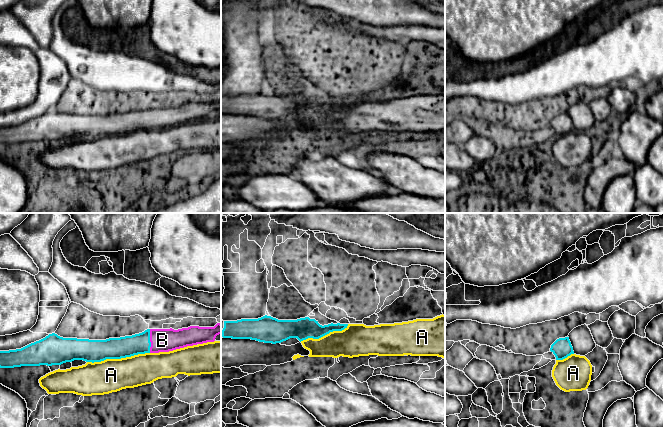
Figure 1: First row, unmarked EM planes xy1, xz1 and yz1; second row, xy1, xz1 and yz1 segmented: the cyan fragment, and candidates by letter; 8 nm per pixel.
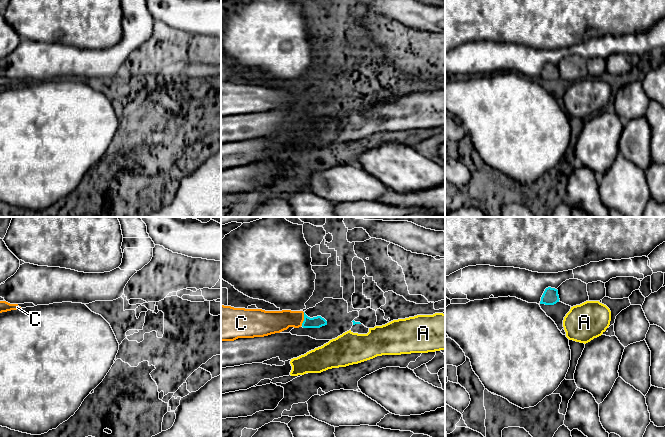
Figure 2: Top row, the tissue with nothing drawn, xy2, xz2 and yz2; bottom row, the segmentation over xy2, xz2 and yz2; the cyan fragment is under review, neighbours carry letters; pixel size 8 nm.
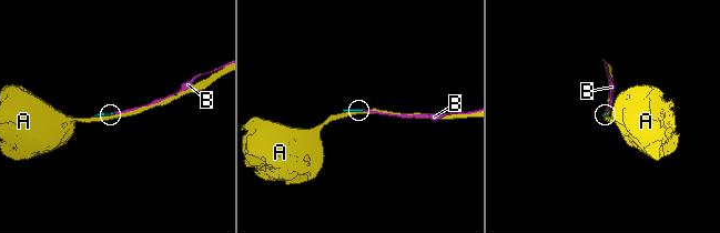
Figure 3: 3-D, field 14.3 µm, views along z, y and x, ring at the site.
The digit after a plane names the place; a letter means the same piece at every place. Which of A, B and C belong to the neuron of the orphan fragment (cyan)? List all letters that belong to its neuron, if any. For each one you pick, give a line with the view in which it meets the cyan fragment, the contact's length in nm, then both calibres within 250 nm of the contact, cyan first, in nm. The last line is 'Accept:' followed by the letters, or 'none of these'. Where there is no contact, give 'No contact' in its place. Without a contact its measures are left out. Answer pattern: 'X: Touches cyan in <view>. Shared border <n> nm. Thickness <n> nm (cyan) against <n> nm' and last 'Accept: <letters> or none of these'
B: Touches cyan in xy1. Shared border 190 nm. Thickness 170 nm (cyan) against 190 nm
C: Touches cyan in xz2. Shared border 110 nm. Thickness 100 nm (cyan) against 180 nm
Accept: B, C

